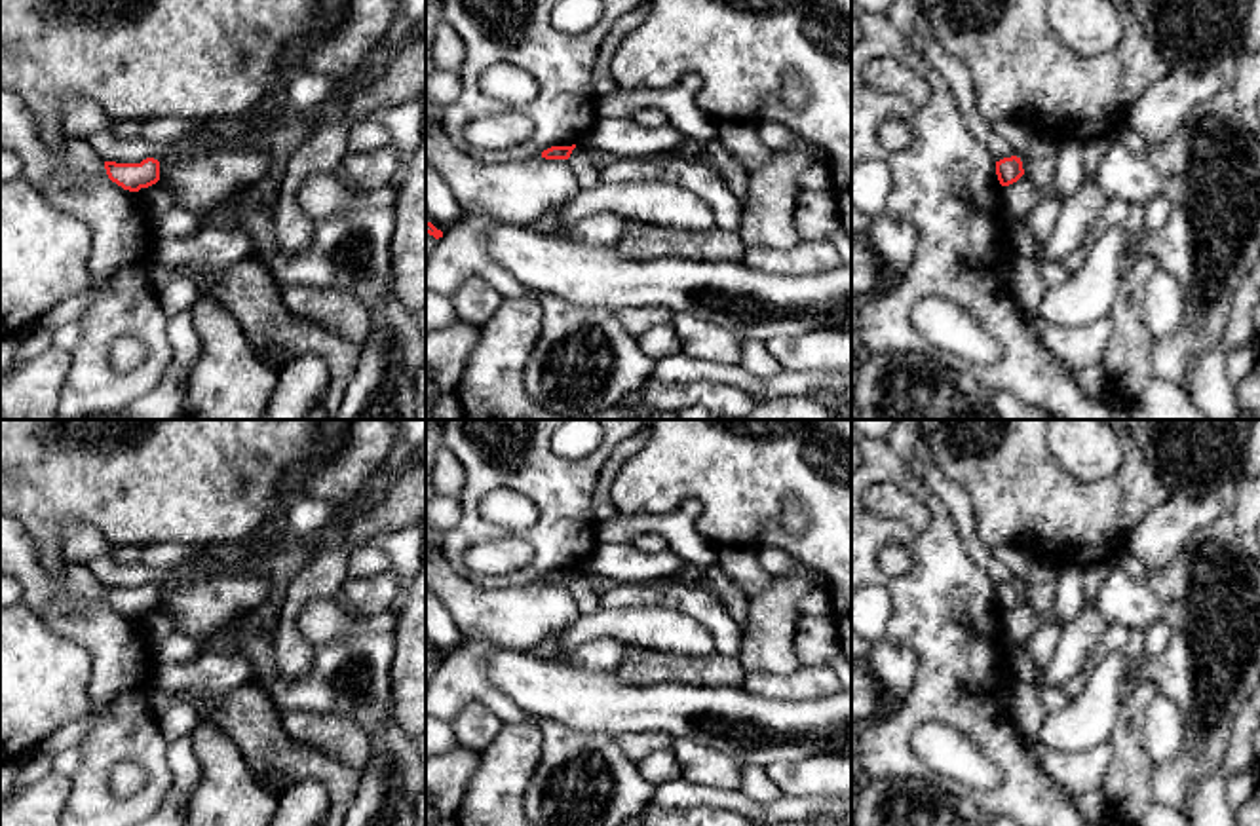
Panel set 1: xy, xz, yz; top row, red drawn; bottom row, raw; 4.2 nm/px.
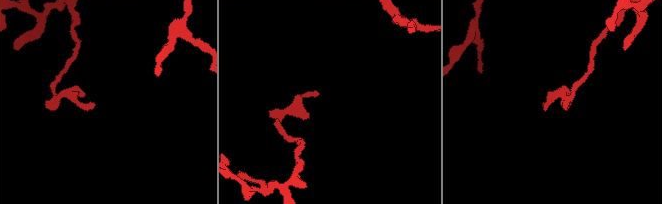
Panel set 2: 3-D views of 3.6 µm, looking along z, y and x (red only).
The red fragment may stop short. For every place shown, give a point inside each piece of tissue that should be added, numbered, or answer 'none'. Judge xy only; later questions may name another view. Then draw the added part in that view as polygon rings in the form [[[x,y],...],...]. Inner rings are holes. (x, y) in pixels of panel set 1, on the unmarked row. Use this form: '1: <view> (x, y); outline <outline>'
none

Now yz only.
none

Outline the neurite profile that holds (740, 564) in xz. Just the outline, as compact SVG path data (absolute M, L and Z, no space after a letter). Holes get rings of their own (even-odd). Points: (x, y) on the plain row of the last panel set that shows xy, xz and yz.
M720 547L718 566L749 598L766 591L775 579L758 564L754 551L739 547Z

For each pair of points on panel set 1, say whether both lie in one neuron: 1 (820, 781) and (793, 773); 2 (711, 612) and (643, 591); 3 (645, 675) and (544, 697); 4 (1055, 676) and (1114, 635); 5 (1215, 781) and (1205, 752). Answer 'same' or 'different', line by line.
1: same
2: same
3: different
4: different
5: different

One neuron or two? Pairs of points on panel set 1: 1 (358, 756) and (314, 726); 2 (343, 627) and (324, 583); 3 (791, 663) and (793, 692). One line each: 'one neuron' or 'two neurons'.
1: one neuron
2: two neurons
3: two neurons

